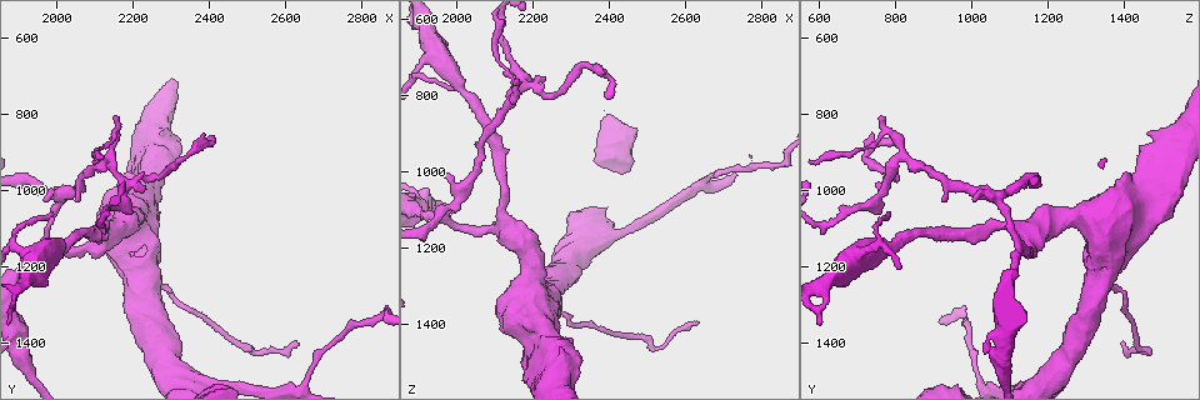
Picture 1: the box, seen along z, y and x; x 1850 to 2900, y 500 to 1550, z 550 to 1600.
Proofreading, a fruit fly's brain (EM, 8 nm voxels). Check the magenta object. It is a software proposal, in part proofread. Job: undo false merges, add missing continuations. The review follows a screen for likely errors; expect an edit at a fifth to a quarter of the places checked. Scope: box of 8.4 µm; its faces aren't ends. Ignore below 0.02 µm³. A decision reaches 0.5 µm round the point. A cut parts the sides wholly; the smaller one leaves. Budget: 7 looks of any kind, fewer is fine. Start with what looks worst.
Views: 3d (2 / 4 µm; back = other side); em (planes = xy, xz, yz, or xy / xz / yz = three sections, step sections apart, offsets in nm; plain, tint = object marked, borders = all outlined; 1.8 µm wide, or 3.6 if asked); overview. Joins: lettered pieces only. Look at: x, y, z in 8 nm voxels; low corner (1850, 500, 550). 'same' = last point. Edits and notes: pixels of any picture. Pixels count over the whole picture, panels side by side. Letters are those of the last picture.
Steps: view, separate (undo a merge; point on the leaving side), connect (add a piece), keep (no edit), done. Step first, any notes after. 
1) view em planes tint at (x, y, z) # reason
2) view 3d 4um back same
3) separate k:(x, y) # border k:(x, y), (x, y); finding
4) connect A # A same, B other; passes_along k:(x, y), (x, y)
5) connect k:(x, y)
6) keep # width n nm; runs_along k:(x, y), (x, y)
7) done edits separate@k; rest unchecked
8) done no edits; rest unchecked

view em planes plain at (2015, 1020, 1070) # calibre changes

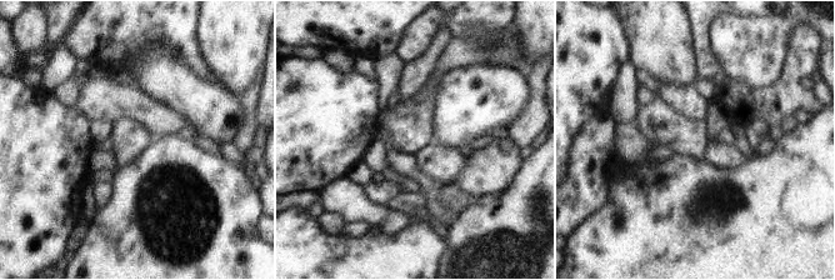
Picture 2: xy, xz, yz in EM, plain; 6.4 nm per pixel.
view em planes borders same # what lies round it

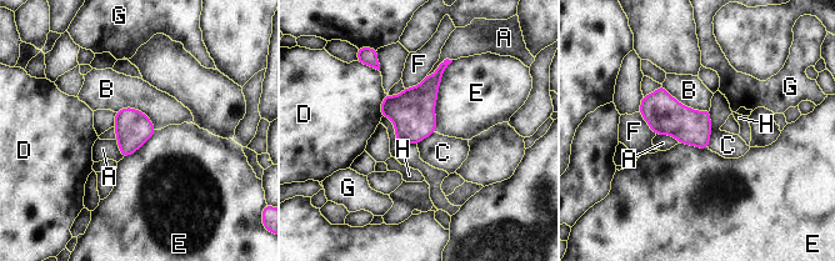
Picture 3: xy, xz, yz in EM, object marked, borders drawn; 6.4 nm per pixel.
keep # width 240 nm; A other, B other, C other, D other, E other, F other, G other, H other; one cell here

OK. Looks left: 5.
view em planes plain at (2150, 860, 795)

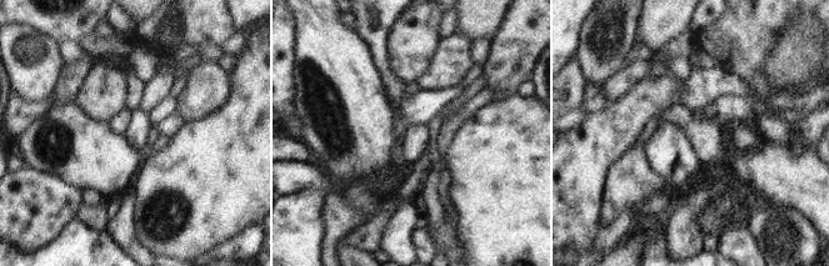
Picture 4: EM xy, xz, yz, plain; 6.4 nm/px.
view em planes borders same # what lies round it

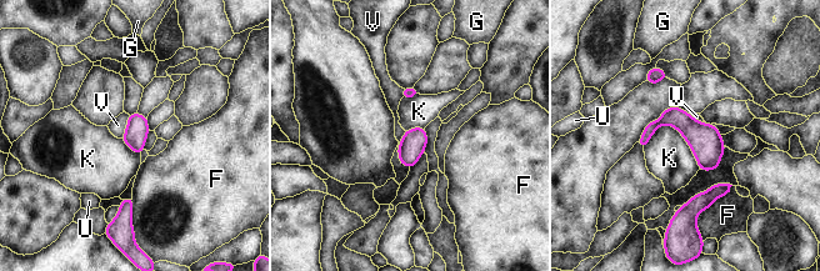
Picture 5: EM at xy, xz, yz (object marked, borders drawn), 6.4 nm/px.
keep # width 150 nm; F other, G other, K other, U other, V other; border 5:(644, 147), (671, 125), (700, 169); continuous, no second cell

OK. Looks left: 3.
view 3d 4um at (2325, 880, 1495) # an open end

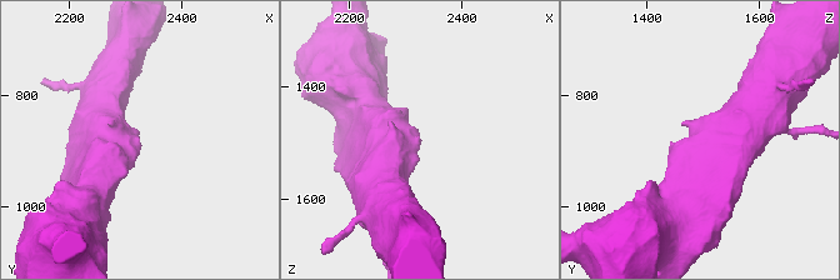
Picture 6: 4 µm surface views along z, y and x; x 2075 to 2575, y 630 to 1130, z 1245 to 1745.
view em 3.6um planes borders at (2325, 880, 1495)

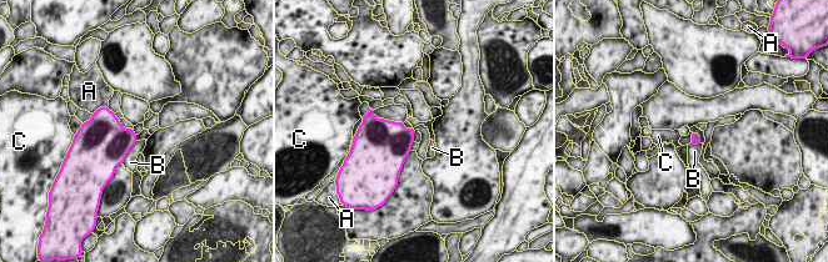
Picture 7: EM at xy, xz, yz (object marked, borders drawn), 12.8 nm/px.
keep # A other, B other, C other; border 7:(136, 141), (121, 164); none of them fits

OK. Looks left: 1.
done no edits; rest unchecked

